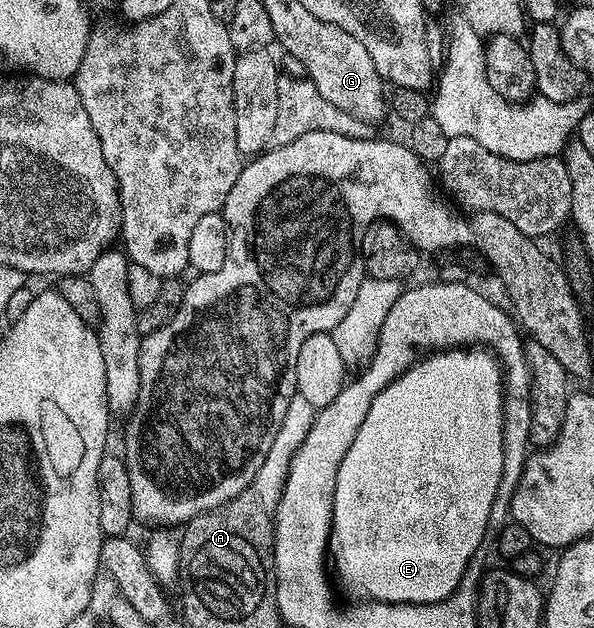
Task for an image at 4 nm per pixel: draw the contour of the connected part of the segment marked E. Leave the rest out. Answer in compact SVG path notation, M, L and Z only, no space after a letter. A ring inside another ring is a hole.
M451 347L441 349L435 352L429 352L427 355L421 356L412 365L408 366L408 370L396 377L393 381L376 393L376 397L370 403L370 409L366 411L364 422L358 427L358 431L354 435L354 439L348 445L345 458L342 459L344 469L344 569L342 576L350 578L350 584L353 588L361 589L365 594L365 598L373 601L385 601L388 605L429 605L430 603L438 603L442 599L446 599L459 585L463 573L470 563L471 556L477 551L479 544L483 541L483 536L487 531L487 519L490 515L491 507L494 505L495 495L498 493L498 485L502 478L502 455L503 455L503 419L504 419L504 374L501 370L500 362L497 356L488 347Z

